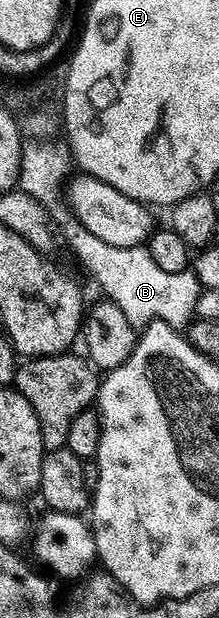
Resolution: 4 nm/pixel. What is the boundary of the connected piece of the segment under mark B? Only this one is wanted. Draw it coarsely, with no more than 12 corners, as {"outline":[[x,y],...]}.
{"outline":[[62,202],[51,219],[134,329],[192,322],[192,270],[107,244]]}

